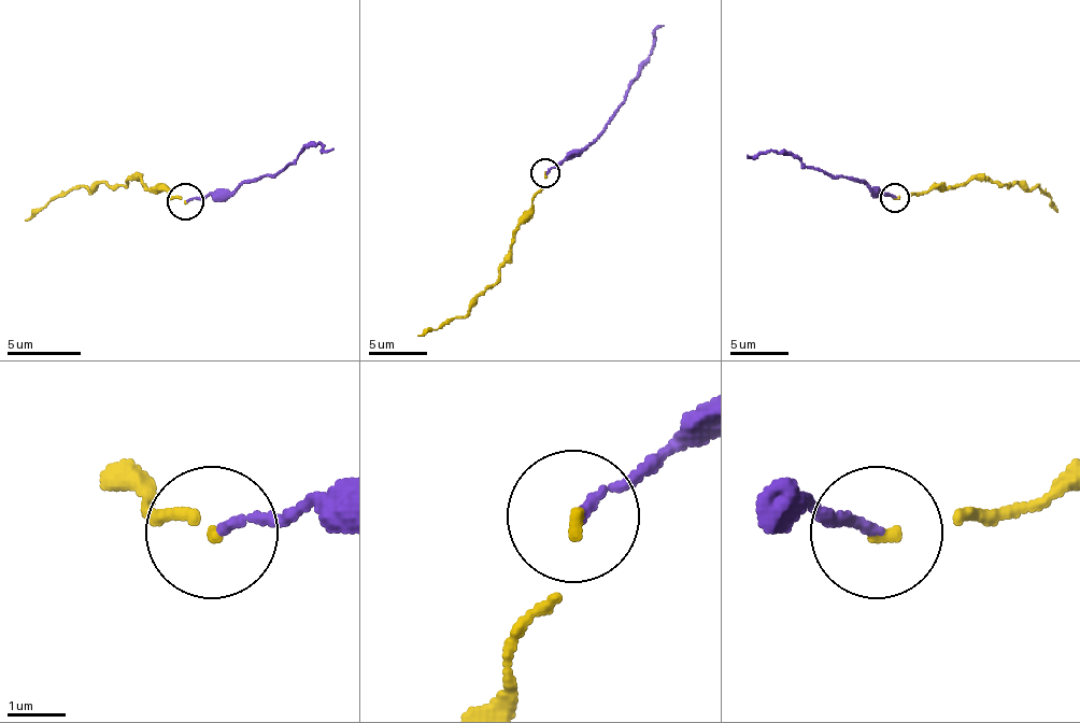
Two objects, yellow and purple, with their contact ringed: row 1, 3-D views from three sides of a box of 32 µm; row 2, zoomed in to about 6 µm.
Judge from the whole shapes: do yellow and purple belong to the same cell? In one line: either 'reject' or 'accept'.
accept

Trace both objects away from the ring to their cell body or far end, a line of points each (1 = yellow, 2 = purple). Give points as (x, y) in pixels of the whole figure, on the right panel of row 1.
1: (894, 198), (967, 181), (1020, 183), (1037, 186), (1057, 212)
2: (894, 198), (874, 192), (850, 178), (829, 178), (792, 154), (775, 151), (748, 154)

